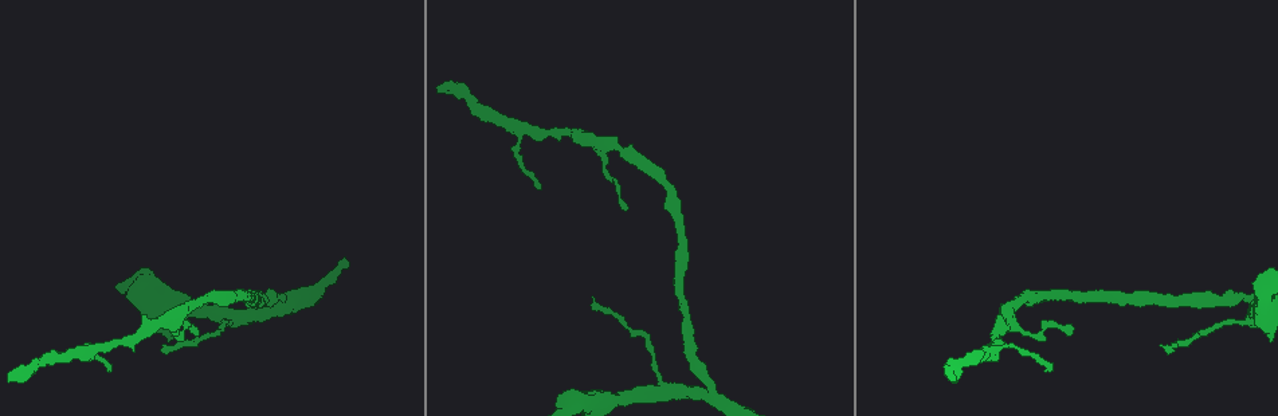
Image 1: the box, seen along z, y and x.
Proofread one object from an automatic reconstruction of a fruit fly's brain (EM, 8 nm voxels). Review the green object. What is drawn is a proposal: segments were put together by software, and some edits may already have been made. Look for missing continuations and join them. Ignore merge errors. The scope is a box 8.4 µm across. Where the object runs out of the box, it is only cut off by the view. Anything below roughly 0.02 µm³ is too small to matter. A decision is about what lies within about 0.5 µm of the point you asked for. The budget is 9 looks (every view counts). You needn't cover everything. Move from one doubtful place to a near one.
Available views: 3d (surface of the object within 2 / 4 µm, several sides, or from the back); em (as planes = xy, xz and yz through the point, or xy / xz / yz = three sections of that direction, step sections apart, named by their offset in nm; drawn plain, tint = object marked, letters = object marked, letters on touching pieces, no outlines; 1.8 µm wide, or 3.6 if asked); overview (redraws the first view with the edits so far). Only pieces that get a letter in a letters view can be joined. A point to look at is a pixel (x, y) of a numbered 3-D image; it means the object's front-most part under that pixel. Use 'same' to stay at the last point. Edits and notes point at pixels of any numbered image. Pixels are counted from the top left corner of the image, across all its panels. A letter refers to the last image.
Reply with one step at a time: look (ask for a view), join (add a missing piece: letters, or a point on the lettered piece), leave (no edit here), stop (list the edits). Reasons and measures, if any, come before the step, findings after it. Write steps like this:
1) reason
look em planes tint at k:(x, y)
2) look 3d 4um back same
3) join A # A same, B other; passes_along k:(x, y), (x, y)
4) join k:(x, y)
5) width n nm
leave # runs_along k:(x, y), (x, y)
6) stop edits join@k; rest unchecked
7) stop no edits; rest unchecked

arms part here
look 3d 2um at 1:(279, 308)

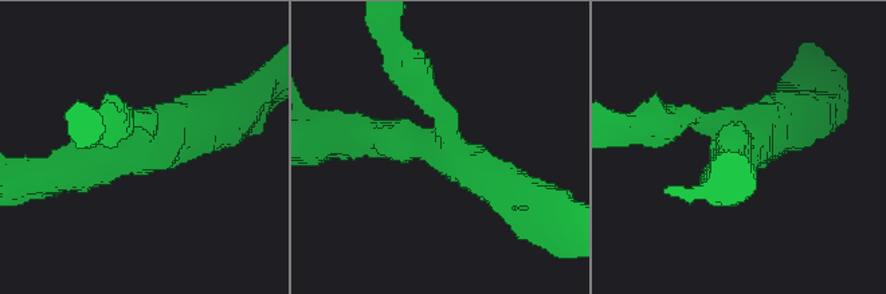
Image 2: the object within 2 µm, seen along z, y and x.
arms 3; arm_widths 220, 300, 360 nm
look em 3.6um xy step 4 tint at 2:(739, 150)

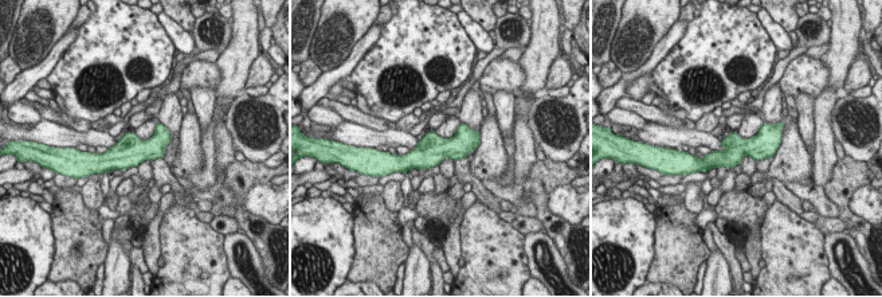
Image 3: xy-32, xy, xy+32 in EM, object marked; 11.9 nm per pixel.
see the neighbours
look em 3.6um xy step 4 letters same

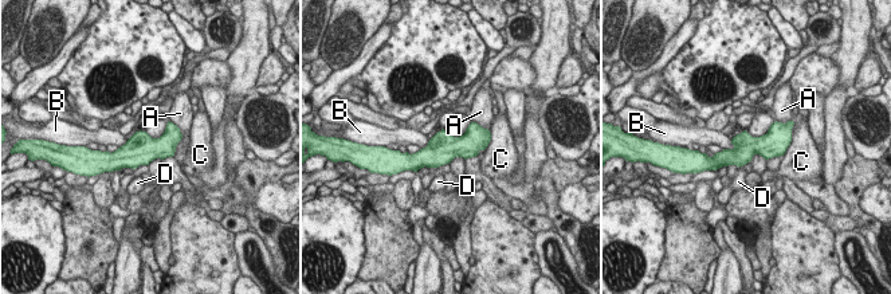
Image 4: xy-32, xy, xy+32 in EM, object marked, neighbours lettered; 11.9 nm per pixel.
leave # A other, B other, C other, D other; border 4:(731, 140), (733, 146), (723, 149); no lettered piece goes on from it

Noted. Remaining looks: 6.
branch stops here
look 3d 4um at 1:(1159, 345)

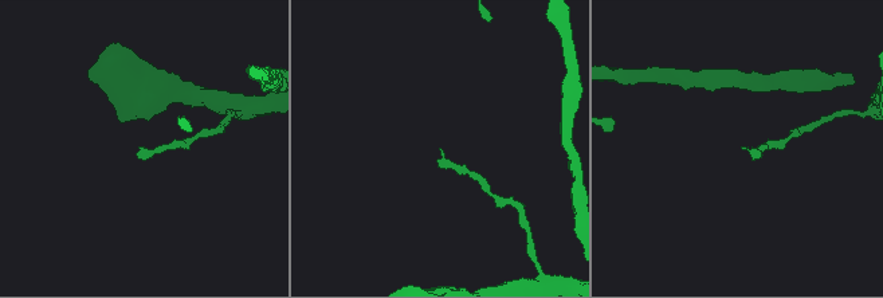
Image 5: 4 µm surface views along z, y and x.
look em yz step 8 letters at 5:(141, 150)

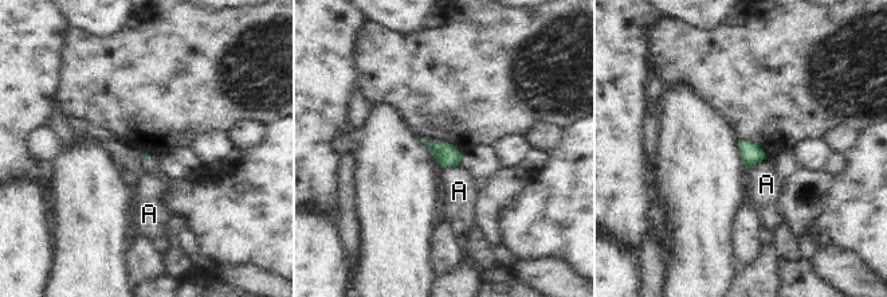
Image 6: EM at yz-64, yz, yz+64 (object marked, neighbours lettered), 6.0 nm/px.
another direction
look em planes letters same

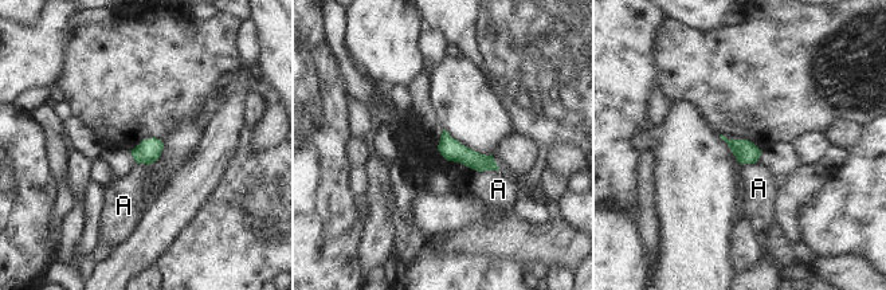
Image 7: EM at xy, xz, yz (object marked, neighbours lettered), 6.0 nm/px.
longest_contact A 170 nm
leave # A other; runs_along 7:(445, 134), (461, 153), (493, 167); no lettered piece goes on from it

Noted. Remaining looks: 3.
an open end
look em xy step 8 letters at 1:(1070, 332)

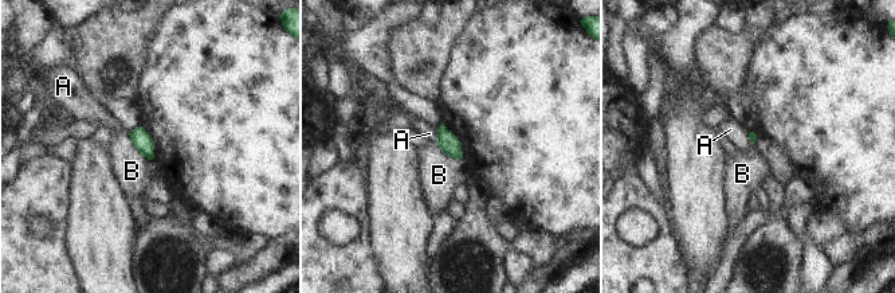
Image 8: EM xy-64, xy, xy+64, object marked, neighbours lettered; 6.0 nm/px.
look em planes letters same

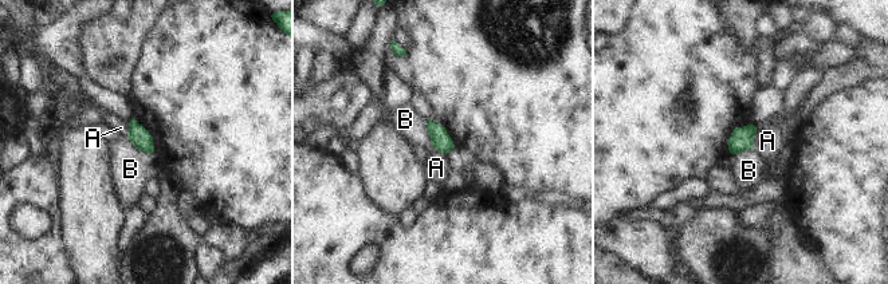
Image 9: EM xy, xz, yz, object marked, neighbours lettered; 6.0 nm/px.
leave # A other, B other; border 9:(425, 121), (425, 129), (433, 148); none of them fits

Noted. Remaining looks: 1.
stop no edits; rest unchecked

